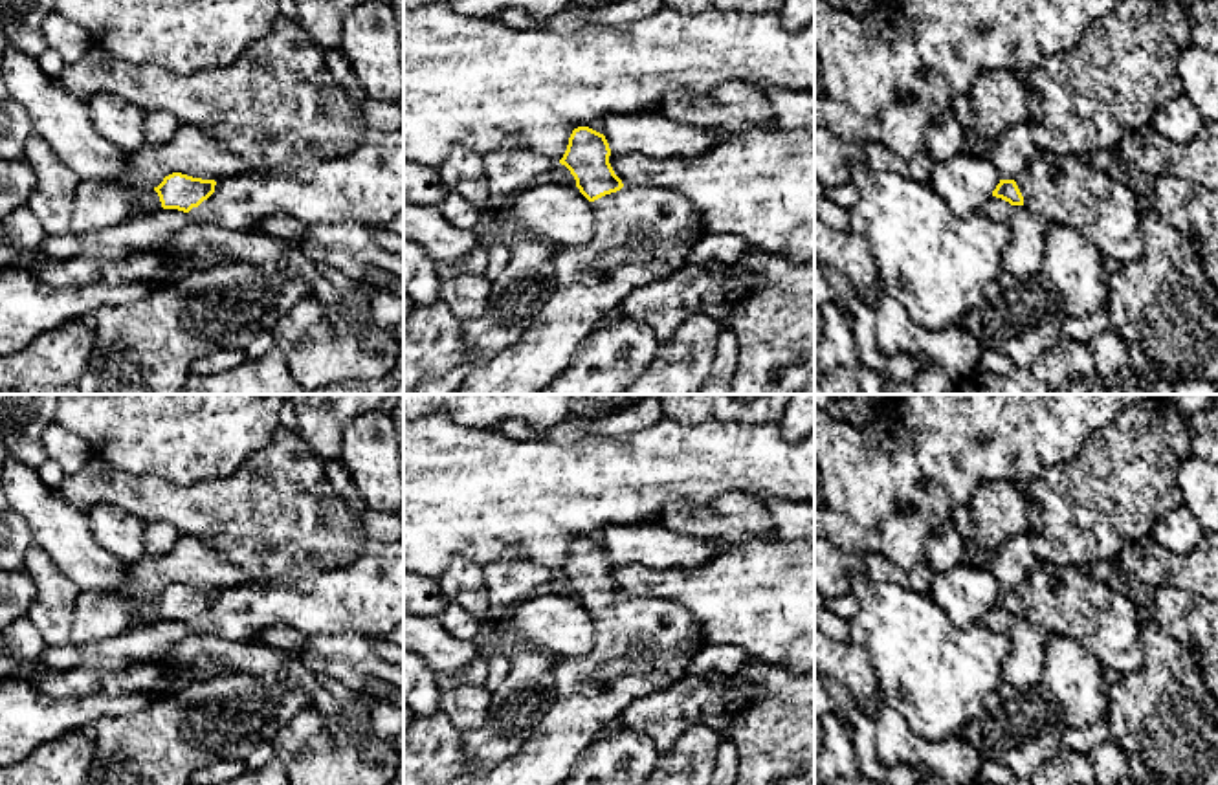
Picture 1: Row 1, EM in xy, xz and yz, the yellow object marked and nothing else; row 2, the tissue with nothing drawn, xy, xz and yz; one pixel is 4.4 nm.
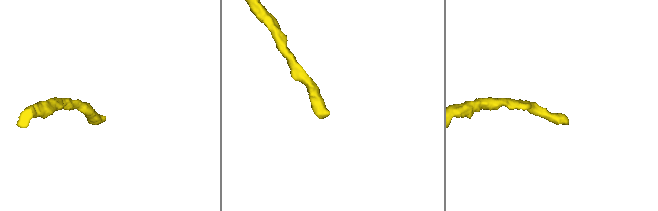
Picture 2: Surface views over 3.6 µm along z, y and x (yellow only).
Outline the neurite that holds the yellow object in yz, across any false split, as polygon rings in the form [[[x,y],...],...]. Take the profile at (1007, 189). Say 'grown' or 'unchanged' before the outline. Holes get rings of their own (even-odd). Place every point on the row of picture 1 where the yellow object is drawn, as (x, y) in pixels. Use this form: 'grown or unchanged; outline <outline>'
grown; outline [[[1038,150],[1016,180],[1000,180],[992,196],[1011,205],[1024,205],[1047,224],[1066,224],[1077,229],[1110,266],[1137,262],[1145,251],[1141,213],[1146,200],[1130,185],[1095,171],[1080,158]]]

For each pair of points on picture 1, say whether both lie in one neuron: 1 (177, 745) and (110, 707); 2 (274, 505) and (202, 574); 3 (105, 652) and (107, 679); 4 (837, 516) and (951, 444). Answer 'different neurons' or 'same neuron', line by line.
1: different neurons
2: different neurons
3: different neurons
4: same neuron

